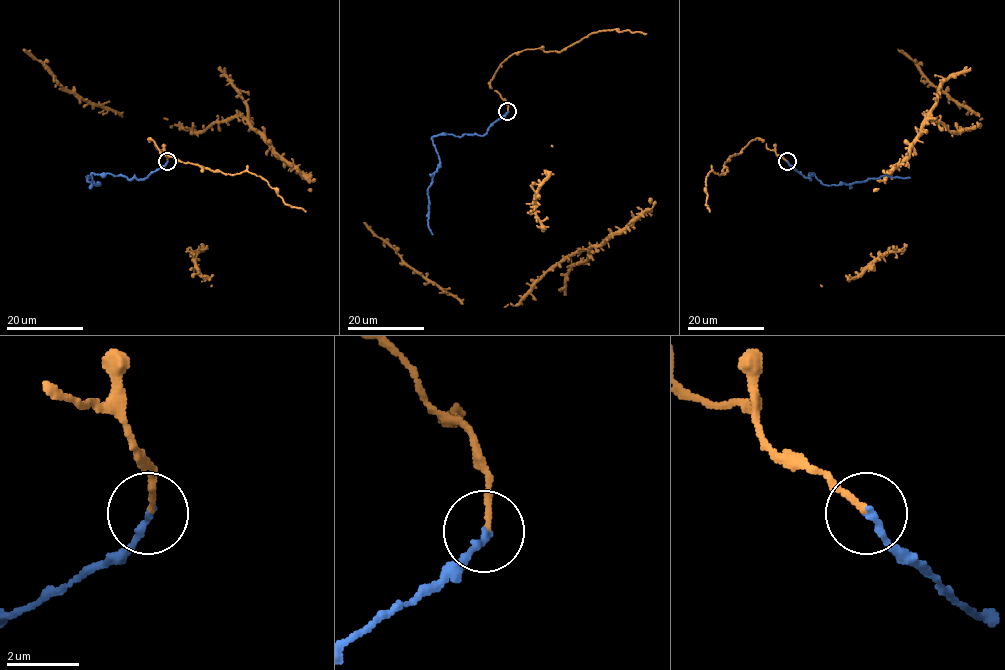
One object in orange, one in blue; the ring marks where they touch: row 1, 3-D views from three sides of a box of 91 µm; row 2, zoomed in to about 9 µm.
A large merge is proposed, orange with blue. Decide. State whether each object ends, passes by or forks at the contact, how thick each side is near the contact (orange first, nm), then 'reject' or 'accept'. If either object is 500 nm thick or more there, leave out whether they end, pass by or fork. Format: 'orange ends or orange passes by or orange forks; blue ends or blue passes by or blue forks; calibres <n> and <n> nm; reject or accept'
orange ends; blue ends; calibres 140 and 200 nm; accept

